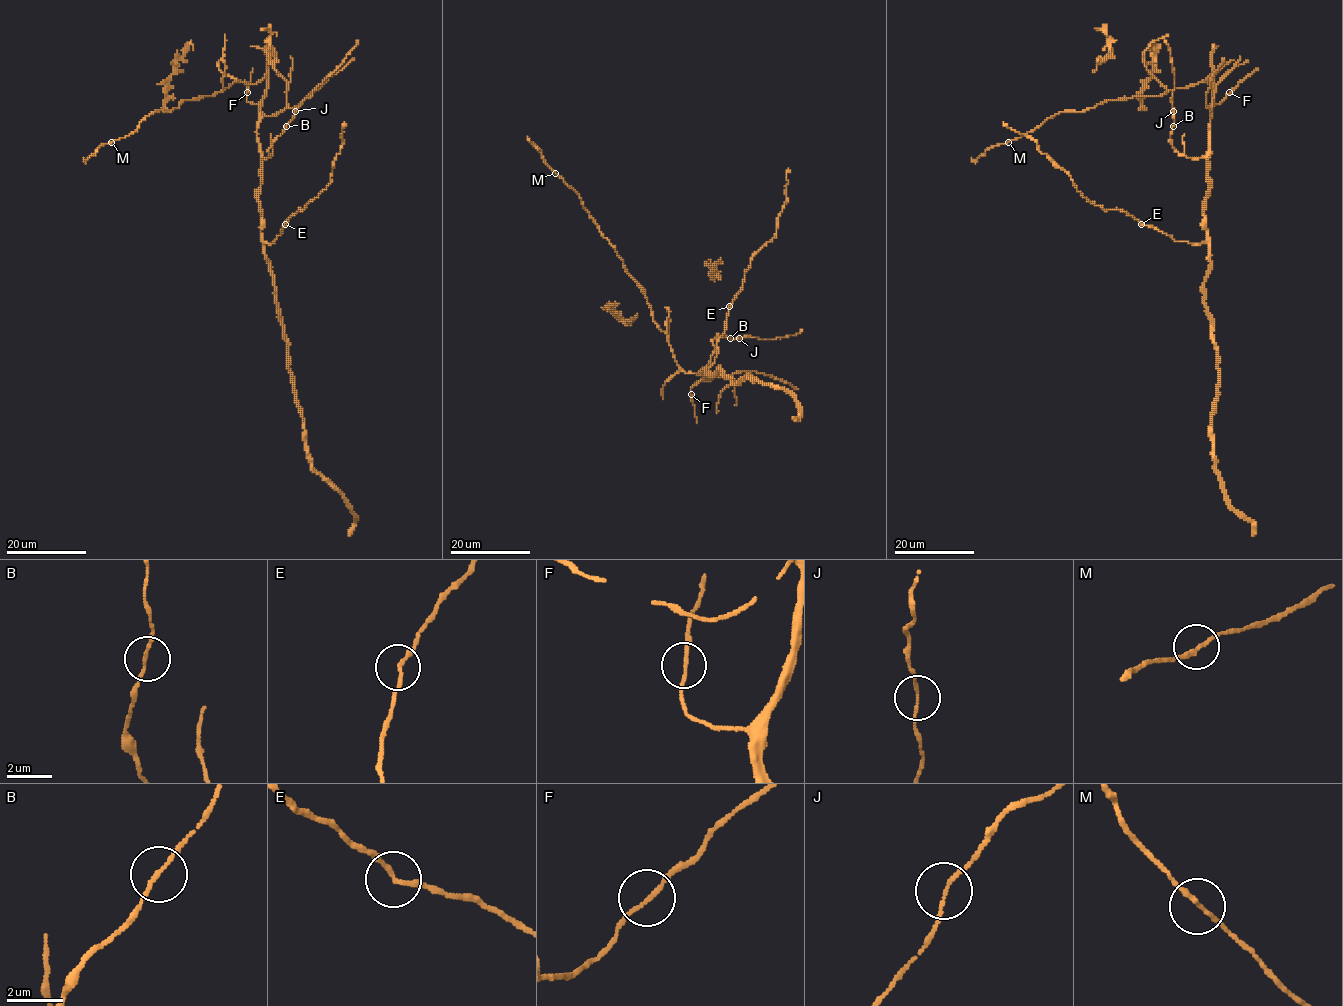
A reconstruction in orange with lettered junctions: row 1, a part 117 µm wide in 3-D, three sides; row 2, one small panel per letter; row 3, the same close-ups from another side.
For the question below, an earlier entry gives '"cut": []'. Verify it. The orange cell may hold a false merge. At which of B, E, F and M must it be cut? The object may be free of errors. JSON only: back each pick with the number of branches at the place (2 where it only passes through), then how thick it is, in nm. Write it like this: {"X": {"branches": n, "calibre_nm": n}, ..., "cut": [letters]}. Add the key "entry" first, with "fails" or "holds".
{"entry": "holds", "cut": []}

